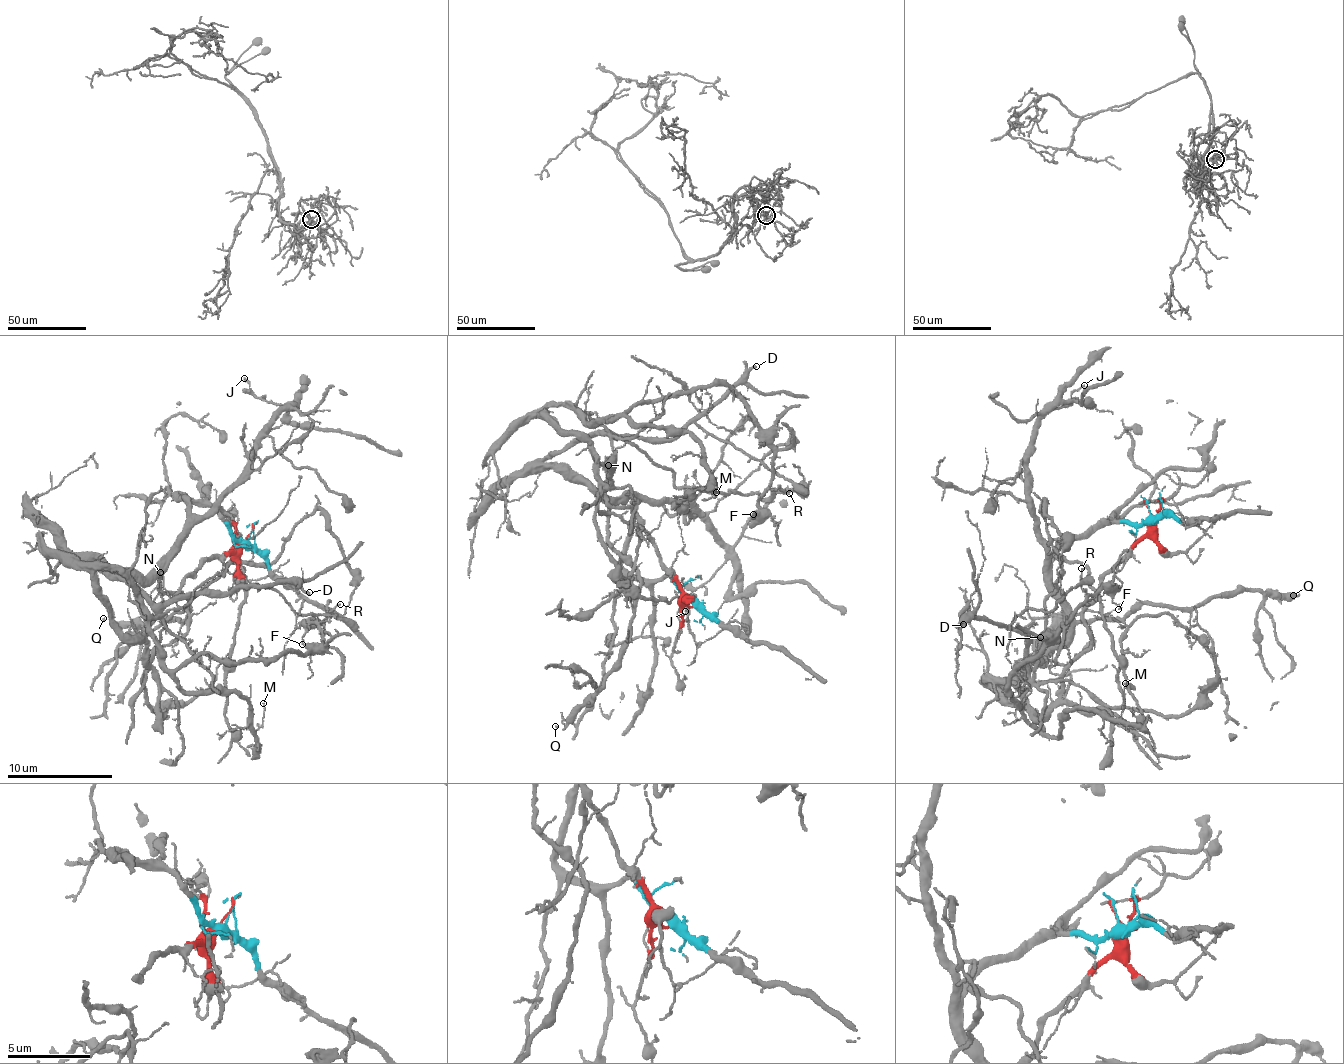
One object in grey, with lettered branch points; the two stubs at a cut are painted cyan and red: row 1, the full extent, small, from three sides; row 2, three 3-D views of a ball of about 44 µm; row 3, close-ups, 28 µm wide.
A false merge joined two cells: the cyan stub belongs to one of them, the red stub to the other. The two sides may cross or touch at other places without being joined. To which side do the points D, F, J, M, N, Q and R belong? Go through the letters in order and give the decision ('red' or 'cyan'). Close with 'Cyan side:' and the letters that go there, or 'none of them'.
D: cyan
F: red
J: cyan
M: red
N: red
Q: cyan
R: red
Cyan side: D, J, Q

